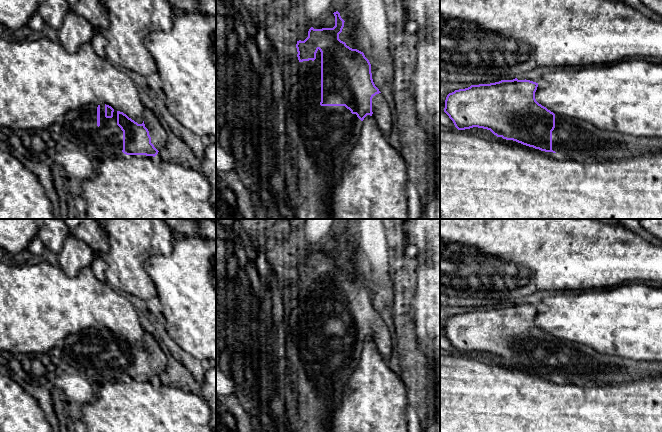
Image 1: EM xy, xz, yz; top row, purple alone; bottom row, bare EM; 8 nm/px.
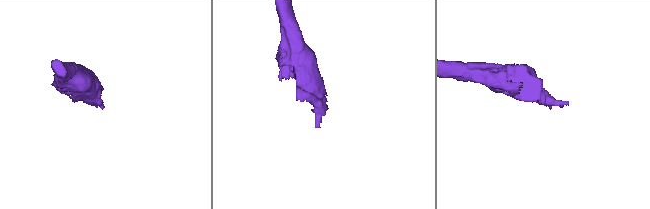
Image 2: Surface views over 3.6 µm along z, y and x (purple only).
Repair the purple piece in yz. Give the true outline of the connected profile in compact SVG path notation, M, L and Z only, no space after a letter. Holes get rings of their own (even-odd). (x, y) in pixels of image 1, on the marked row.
M517 78L471 85L449 93L445 100L444 112L458 130L473 127L487 129L497 137L566 157L606 160L662 153L662 137L635 137L621 132L603 131L586 121L555 115L536 101L537 87L536 82Z

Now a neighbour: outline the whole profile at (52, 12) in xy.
M42 0L38 13L44 24L58 31L62 26L65 15L70 11L66 0Z

